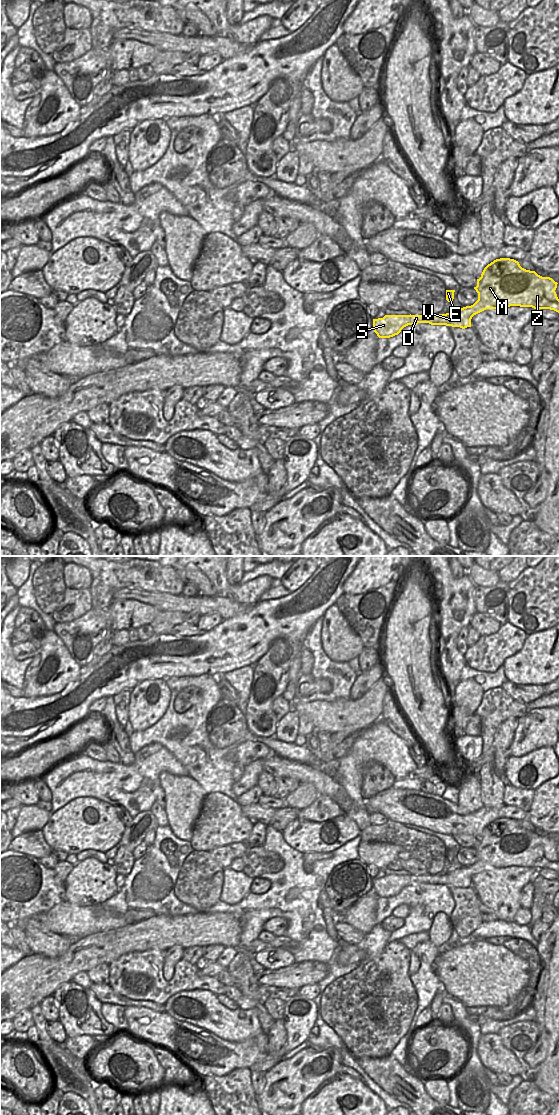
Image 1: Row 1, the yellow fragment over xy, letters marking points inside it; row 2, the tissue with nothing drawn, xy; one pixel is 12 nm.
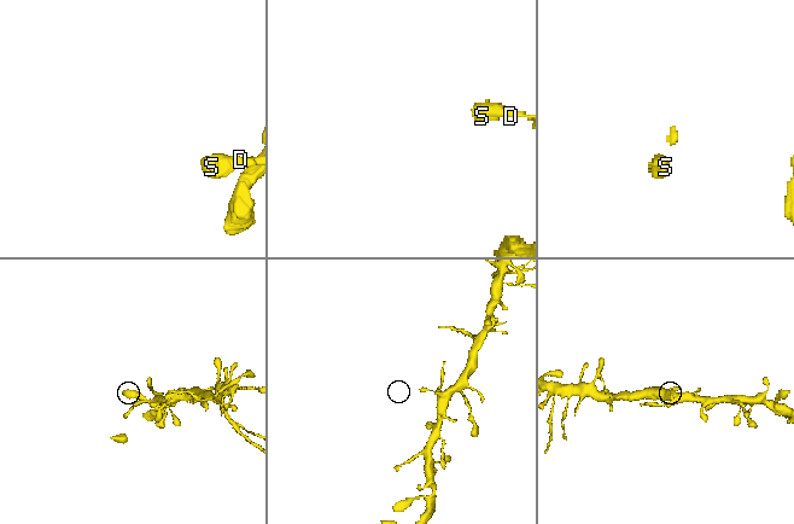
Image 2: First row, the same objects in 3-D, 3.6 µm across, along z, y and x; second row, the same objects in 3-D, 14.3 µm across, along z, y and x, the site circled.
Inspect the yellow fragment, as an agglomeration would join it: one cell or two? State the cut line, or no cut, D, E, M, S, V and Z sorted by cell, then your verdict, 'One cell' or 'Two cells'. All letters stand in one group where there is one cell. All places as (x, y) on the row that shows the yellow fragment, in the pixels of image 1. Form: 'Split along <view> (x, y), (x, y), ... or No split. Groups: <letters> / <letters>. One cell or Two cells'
No split. Groups: D E M S V Z. One cell

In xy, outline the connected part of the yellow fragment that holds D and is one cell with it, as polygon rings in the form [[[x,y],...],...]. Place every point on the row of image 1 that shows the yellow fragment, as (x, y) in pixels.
[[[510,258],[496,259],[488,264],[474,287],[478,293],[478,300],[471,306],[455,309],[450,313],[437,315],[385,315],[383,318],[373,319],[373,330],[379,338],[390,338],[398,335],[408,325],[429,323],[431,325],[446,325],[465,329],[471,327],[474,315],[486,309],[501,309],[503,307],[520,306],[534,309],[550,309],[559,313],[559,299],[555,292],[557,282],[550,277],[542,277],[535,271],[522,268],[518,261]]]

